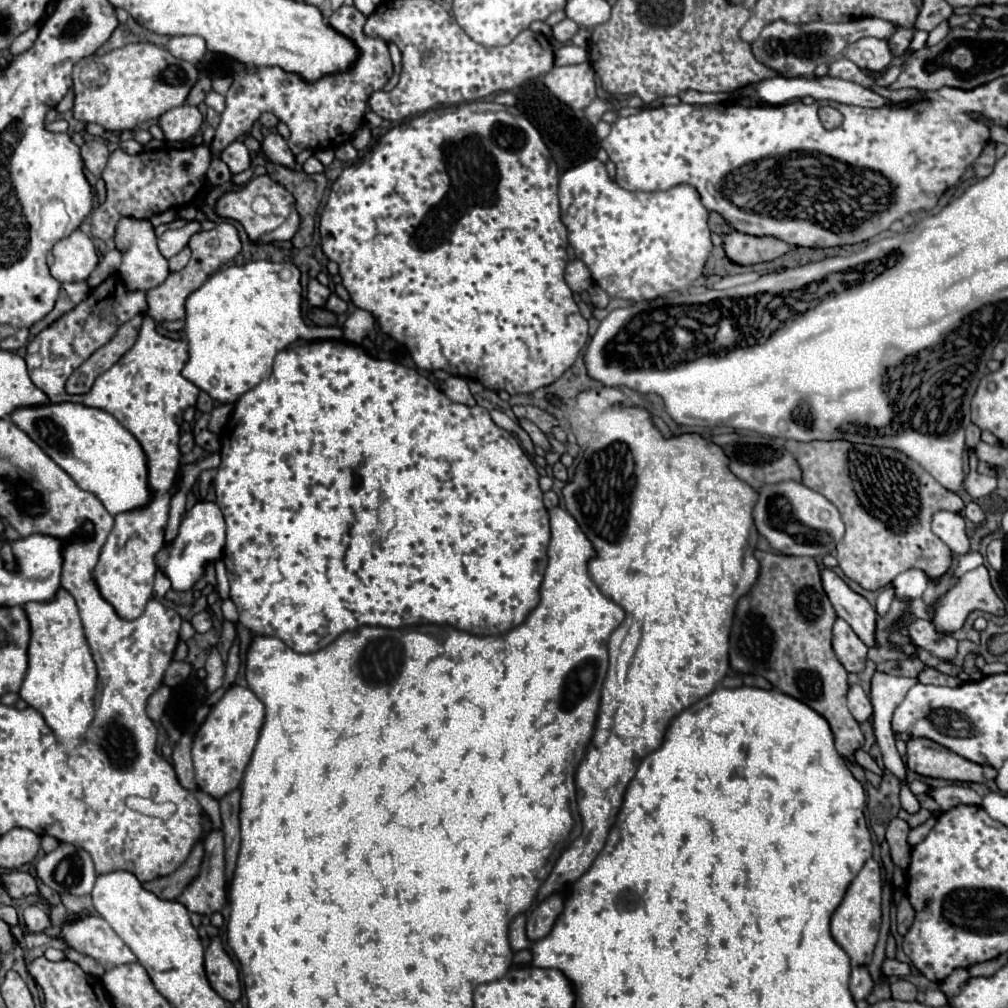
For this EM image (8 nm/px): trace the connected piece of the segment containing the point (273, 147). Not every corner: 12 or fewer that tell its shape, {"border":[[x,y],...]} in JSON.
{"border":[[270,133],[262,141],[262,151],[272,163],[296,165],[286,139]]}

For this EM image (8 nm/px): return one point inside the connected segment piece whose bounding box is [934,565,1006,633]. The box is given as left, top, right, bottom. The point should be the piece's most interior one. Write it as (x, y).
(974, 591)

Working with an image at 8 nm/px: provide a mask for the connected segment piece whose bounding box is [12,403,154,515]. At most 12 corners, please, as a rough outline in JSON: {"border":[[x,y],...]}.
{"border":[[110,413],[12,421],[110,515],[152,501],[148,459]]}

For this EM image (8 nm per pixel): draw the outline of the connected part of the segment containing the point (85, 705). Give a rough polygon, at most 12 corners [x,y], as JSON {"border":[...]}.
{"border":[[66,589],[26,603],[20,697],[74,749],[96,663]]}

